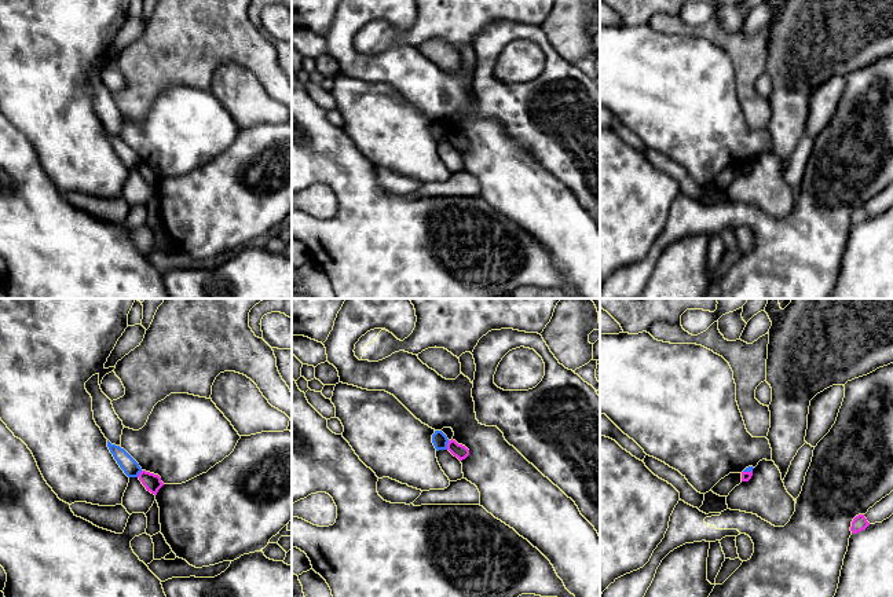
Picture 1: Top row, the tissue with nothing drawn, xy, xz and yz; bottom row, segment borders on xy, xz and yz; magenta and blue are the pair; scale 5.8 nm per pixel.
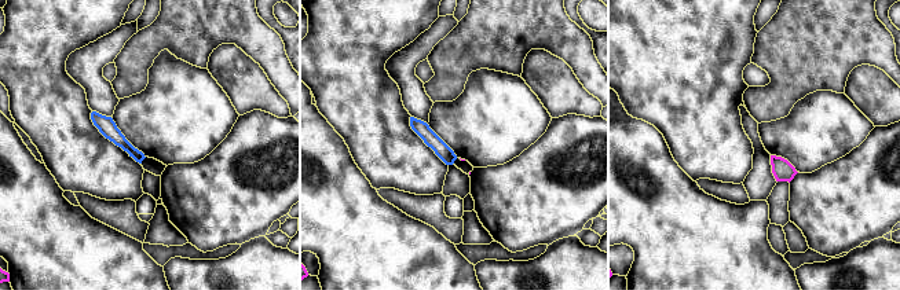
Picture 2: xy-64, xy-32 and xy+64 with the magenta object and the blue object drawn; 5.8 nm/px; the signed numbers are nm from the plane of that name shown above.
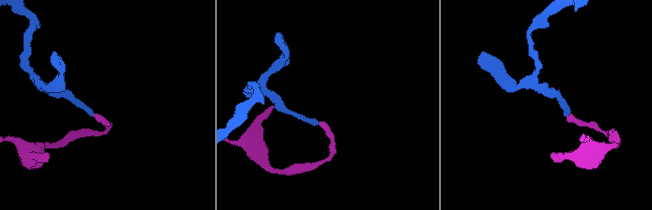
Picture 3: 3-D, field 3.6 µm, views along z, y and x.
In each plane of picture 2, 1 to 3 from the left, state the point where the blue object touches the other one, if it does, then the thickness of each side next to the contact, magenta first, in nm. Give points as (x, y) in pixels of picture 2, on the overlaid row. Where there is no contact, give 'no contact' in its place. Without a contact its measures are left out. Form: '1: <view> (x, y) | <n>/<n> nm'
1: no contact
2: no contact
3: no contact

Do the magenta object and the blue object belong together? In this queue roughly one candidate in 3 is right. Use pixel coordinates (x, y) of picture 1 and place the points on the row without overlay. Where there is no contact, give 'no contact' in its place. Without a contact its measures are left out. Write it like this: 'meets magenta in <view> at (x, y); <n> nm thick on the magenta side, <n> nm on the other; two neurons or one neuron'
meets magenta in xz at (447, 136); 80 nm thick on the magenta side, 90 nm on the other; two neurons

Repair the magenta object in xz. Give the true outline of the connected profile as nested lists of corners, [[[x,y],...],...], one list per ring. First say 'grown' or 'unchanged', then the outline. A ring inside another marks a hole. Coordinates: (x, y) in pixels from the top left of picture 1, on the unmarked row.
unchanged | [[[449,132],[447,135],[447,142],[454,147],[457,149],[460,153],[465,151],[468,147],[469,147],[469,142],[462,138],[462,136],[458,136],[455,132]]]

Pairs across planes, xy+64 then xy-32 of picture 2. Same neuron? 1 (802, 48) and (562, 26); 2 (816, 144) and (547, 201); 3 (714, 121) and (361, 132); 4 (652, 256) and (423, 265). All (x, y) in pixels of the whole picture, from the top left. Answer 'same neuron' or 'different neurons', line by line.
1: same neuron
2: different neurons
3: same neuron
4: same neuron

